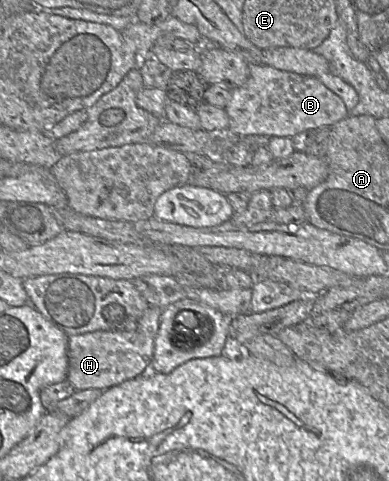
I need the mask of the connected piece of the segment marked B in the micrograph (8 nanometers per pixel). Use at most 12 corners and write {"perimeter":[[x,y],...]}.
{"perimeter":[[249,64],[228,134],[294,137],[349,113],[317,77]]}

